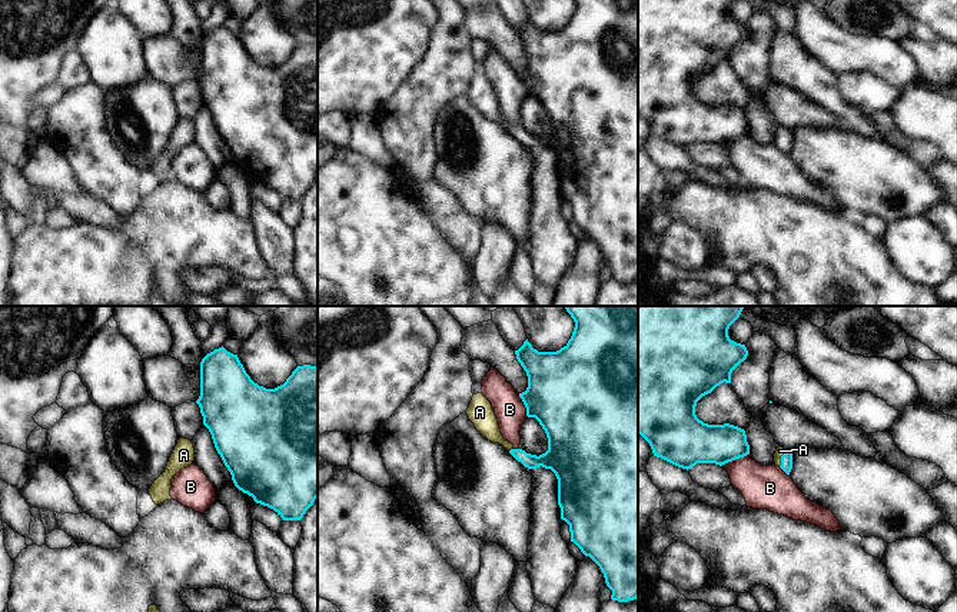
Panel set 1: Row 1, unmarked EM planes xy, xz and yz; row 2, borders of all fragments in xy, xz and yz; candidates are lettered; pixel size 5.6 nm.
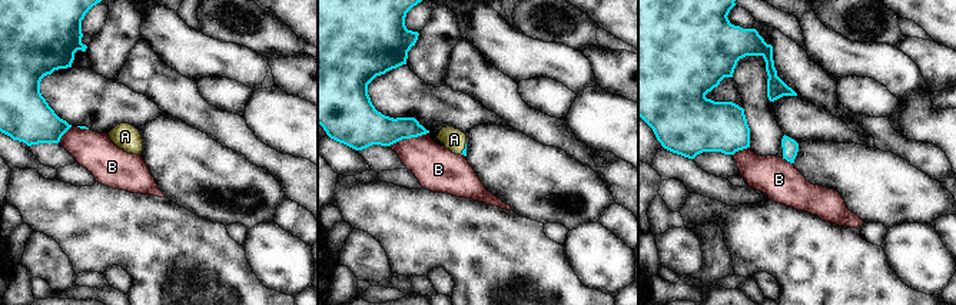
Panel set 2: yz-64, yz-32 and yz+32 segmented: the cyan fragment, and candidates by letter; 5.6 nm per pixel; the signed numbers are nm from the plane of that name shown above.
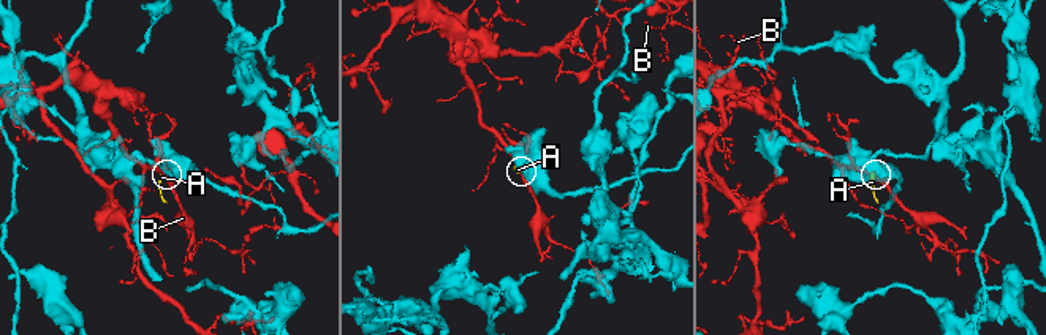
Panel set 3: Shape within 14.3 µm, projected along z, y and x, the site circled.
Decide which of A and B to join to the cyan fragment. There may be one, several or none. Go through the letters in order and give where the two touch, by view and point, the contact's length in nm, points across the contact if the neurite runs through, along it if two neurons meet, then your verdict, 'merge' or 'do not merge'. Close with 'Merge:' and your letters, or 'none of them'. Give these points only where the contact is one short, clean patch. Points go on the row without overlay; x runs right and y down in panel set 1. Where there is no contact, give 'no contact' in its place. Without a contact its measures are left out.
A: yz (781, 139) | 90 nm | across yz (787, 137), (781, 139), (780, 130) | merge
B: yz (734, 139) | 170 nm | do not merge
Merge: A

